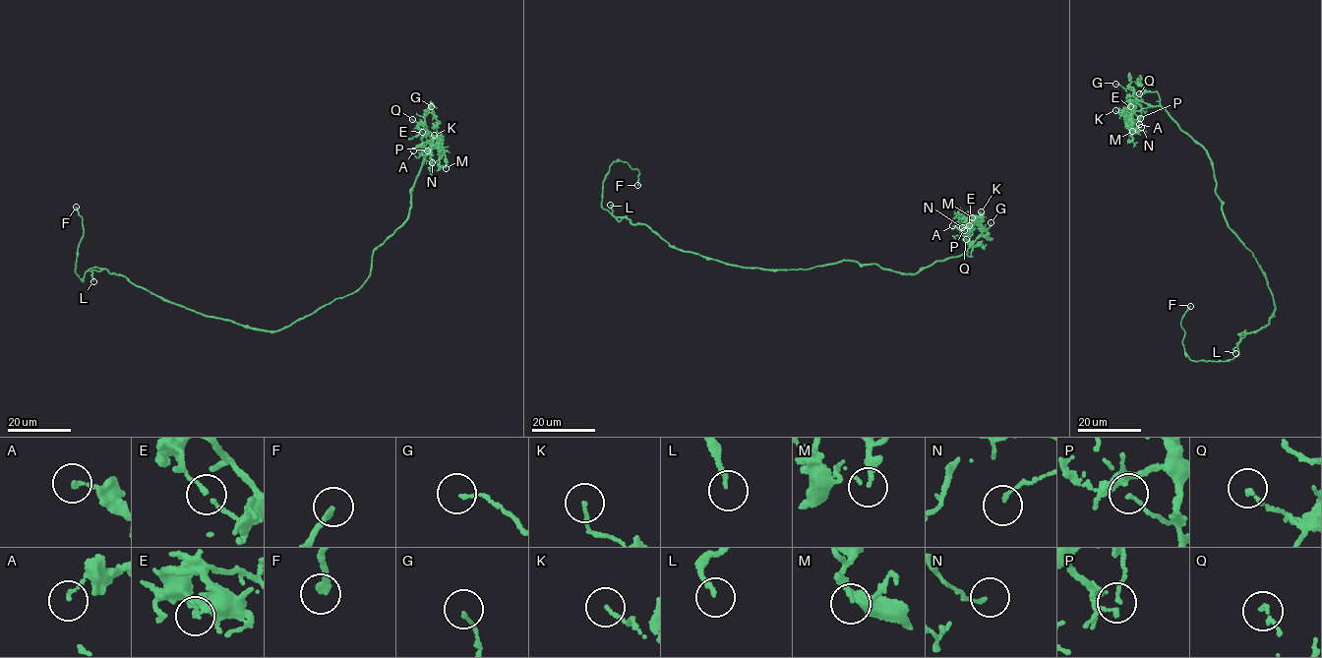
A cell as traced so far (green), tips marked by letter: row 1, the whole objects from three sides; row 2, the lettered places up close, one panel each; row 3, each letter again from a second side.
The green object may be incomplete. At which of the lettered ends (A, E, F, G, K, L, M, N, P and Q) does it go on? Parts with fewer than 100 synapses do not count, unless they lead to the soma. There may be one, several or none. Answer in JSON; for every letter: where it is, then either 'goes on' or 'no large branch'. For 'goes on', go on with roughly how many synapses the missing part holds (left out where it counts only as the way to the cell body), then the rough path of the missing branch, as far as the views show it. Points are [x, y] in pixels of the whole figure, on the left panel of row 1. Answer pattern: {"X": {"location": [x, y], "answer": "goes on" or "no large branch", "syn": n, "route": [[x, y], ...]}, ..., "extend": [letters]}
{"A": {"location": [413, 150], "answer": "no large branch"}, "E": {"location": [422, 132], "answer": "no large branch"}, "F": {"location": [76, 207], "answer": "no large branch"}, "G": {"location": [431, 106], "answer": "no large branch"}, "K": {"location": [434, 135], "answer": "no large branch"}, "L": {"location": [93, 281], "answer": "goes on", "route": [[93, 281], [90, 287], [100, 299], [90, 316], [103, 332]]}, "M": {"location": [446, 168], "answer": "no large branch"}, "N": {"location": [432, 162], "answer": "no large branch"}, "P": {"location": [427, 150], "answer": "no large branch"}, "Q": {"location": [412, 119], "answer": "no large branch"}, "extend": ["L"]}

